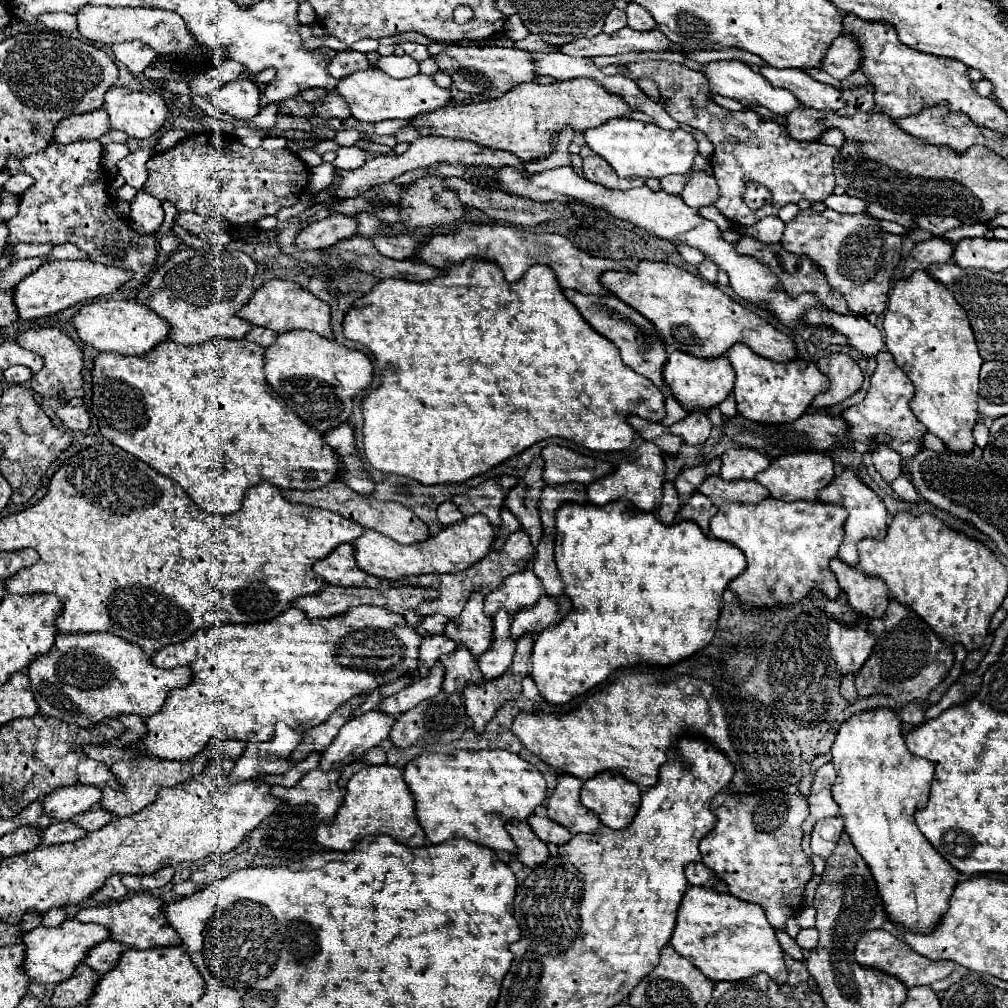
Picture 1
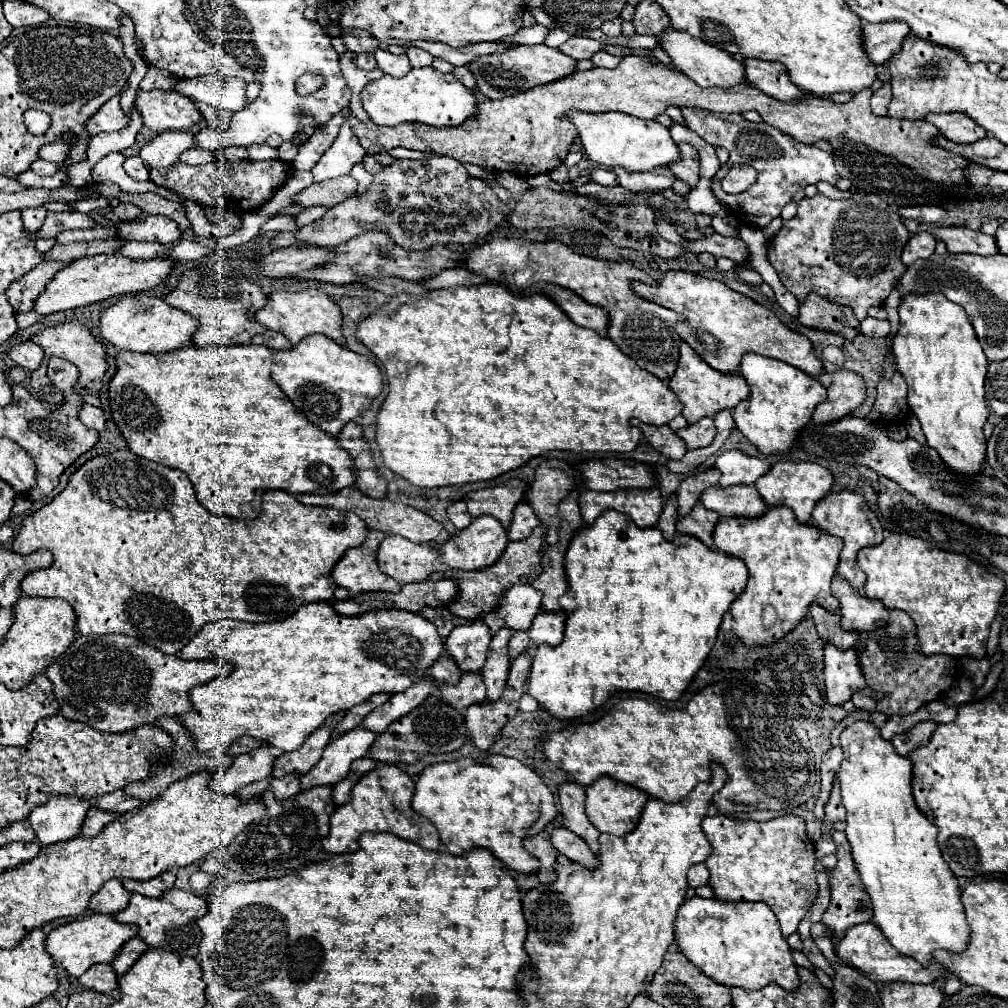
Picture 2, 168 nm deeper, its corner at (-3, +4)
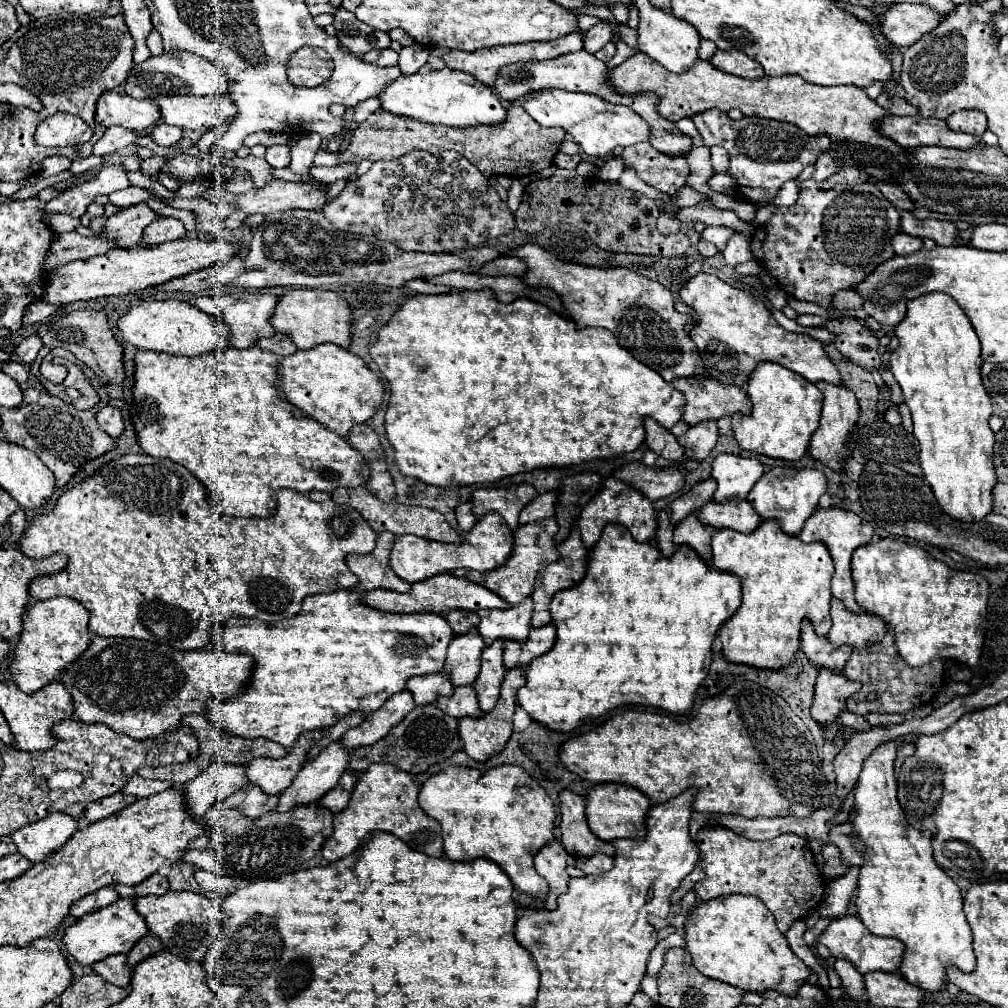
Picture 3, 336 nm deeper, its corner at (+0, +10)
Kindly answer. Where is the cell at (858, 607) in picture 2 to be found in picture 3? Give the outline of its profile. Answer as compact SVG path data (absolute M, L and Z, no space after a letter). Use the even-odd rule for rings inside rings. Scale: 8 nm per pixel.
M837 598L831 600L831 620L833 626L827 634L829 642L839 648L849 644L853 648L865 648L873 642L881 642L887 634L887 624L877 614L851 612Z

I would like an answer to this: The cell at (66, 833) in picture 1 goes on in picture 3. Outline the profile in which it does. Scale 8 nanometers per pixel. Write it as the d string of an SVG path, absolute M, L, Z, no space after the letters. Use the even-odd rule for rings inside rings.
M117 792L117 794L109 796L109 798L101 798L101 800L97 800L97 802L91 802L91 804L85 808L83 816L85 816L87 822L97 822L97 820L103 820L103 818L109 818L111 814L115 814L115 812L119 812L121 808L129 806L131 802L135 802L135 796L125 796L125 794Z

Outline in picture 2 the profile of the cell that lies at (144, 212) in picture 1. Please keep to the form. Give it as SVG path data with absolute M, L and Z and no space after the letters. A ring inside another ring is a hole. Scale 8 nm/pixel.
M148 216L144 222L122 222L120 234L128 240L172 244L182 238L182 230L166 216Z

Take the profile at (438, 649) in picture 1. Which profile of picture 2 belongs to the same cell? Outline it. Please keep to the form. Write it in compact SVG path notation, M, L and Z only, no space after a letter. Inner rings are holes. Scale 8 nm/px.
M444 654L440 660L436 660L436 662L430 666L428 676L436 682L436 686L440 686L440 684L452 684L452 686L454 686L454 684L458 684L462 672L460 672L458 666L454 664L454 660L452 660L448 654Z

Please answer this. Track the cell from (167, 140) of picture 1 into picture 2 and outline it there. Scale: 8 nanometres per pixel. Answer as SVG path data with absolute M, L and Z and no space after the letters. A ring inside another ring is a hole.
M150 66L150 70L148 70L148 74L144 76L140 88L142 88L142 90L152 90L152 88L172 90L170 86L176 84L174 80L176 80L176 78L174 78L170 72L166 72L166 70L162 70L162 68L154 68L154 66Z

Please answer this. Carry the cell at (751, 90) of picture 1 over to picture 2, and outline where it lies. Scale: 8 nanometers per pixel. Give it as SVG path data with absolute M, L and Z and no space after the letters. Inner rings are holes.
M670 26L664 32L660 32L658 40L660 40L660 48L672 58L672 66L680 70L684 76L688 76L690 80L694 80L698 86L730 88L736 84L746 84L744 66L738 60L734 60L728 52L722 52L720 48L714 48L710 44L704 44L704 40L696 40L688 32L674 32L674 28Z

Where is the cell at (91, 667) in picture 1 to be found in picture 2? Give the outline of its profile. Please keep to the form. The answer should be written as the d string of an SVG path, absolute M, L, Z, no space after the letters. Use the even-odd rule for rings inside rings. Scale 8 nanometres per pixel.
M78 636L76 642L44 672L52 684L54 694L60 704L62 716L68 720L84 722L100 732L126 732L144 724L156 724L162 716L182 716L192 712L192 702L188 692L194 686L206 684L216 676L230 674L232 666L226 660L182 660L180 656L168 656L158 648L146 646L132 636Z

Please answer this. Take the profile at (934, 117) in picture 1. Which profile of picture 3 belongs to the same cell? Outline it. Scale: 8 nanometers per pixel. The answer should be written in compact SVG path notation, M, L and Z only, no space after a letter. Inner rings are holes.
M959 110L959 112L953 112L945 122L949 124L951 130L967 132L967 134L973 134L973 136L981 136L987 130L985 116L981 116L977 110Z

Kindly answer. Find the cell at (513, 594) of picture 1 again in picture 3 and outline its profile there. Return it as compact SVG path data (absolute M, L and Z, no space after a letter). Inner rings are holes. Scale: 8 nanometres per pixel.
M527 596L521 604L507 610L481 610L477 612L481 618L479 634L483 636L485 644L497 638L525 640L531 626L531 612L533 612L531 596Z

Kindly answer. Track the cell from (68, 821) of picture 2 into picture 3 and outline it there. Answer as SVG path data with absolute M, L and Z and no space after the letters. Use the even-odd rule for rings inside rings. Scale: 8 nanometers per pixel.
M51 812L49 816L23 826L11 834L17 850L33 864L41 862L51 850L63 846L77 830L77 820L63 812Z

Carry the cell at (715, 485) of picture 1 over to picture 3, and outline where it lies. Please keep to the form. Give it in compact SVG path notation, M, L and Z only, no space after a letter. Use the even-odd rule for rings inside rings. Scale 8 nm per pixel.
M729 500L729 502L707 502L697 516L705 524L713 524L715 528L733 528L739 532L753 532L761 518L749 500Z

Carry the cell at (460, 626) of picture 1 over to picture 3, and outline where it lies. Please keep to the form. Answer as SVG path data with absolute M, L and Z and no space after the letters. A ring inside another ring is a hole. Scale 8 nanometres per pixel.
M471 628L467 634L453 636L443 668L451 676L453 686L467 686L475 682L481 666L483 646L485 642L477 634L477 628Z

